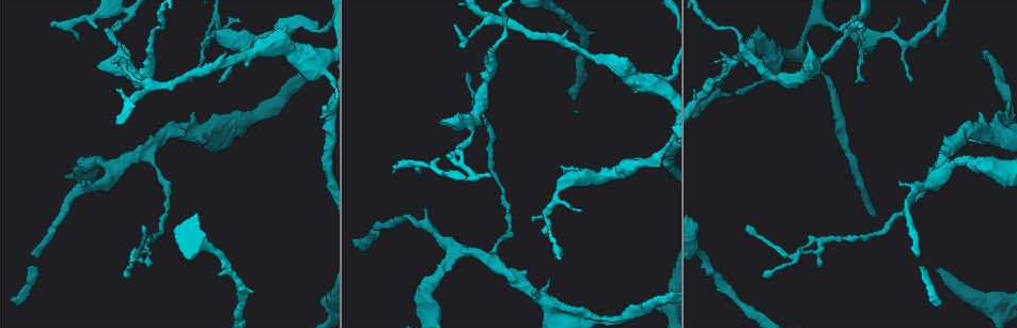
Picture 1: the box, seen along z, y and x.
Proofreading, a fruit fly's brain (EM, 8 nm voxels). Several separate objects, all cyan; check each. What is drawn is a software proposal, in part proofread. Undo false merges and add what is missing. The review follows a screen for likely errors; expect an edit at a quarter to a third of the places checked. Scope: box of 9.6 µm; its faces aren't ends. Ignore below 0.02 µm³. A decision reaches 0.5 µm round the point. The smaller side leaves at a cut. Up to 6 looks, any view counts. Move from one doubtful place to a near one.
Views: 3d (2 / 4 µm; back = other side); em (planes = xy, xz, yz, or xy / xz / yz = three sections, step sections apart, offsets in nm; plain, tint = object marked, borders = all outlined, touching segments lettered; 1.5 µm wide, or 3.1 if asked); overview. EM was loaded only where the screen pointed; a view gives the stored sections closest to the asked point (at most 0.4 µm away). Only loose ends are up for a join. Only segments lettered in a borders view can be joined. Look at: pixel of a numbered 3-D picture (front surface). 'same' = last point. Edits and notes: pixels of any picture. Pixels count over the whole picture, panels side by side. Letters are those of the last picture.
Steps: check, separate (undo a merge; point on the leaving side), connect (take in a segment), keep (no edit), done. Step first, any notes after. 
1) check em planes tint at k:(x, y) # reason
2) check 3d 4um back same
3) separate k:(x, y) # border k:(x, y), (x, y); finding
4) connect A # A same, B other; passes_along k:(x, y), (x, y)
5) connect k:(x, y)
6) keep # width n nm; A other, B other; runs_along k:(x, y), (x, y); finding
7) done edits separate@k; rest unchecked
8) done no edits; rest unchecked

check em xz step 4 tint at 1:(560, 165) # thin end

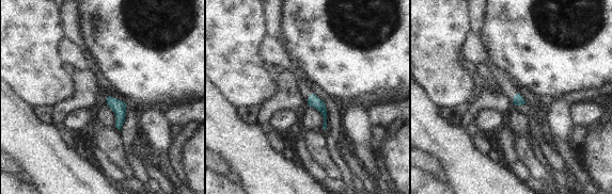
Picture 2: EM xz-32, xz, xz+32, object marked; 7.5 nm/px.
check em xz step 4 borders same # see the neighbours

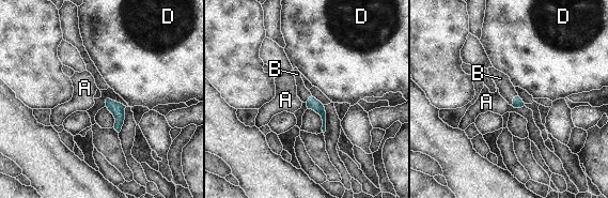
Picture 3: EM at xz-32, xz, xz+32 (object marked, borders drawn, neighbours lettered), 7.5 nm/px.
connect B # A other, B same, D other; passes_along 3:(517, 102), (513, 100), (507, 90); the cell continues

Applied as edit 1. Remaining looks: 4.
check overview

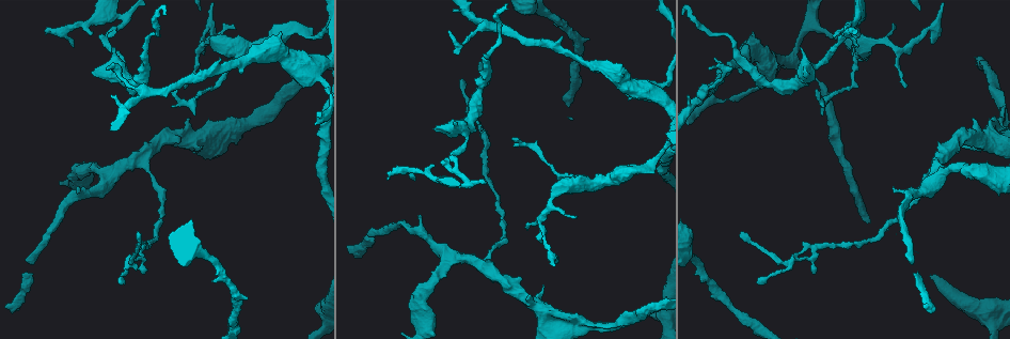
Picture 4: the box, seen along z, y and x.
check 3d 4um back at 4:(931, 42) # branch stops here

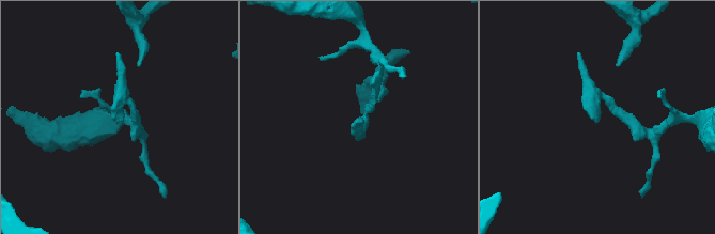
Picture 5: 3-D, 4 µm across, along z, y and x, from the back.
check em planes plain at 5:(596, 122)

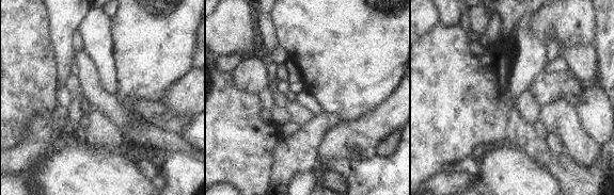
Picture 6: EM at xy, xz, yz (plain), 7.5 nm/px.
check em planes borders same # see the neighbours

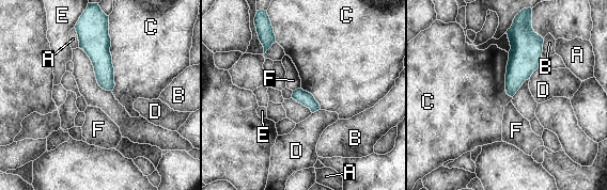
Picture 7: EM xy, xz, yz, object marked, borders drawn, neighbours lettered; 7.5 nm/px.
keep # A other, B other, C other, D other, E other, F other; border 7:(300, 88), (293, 91); none of them fits

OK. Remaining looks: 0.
done edits connect@3; rest unchecked

